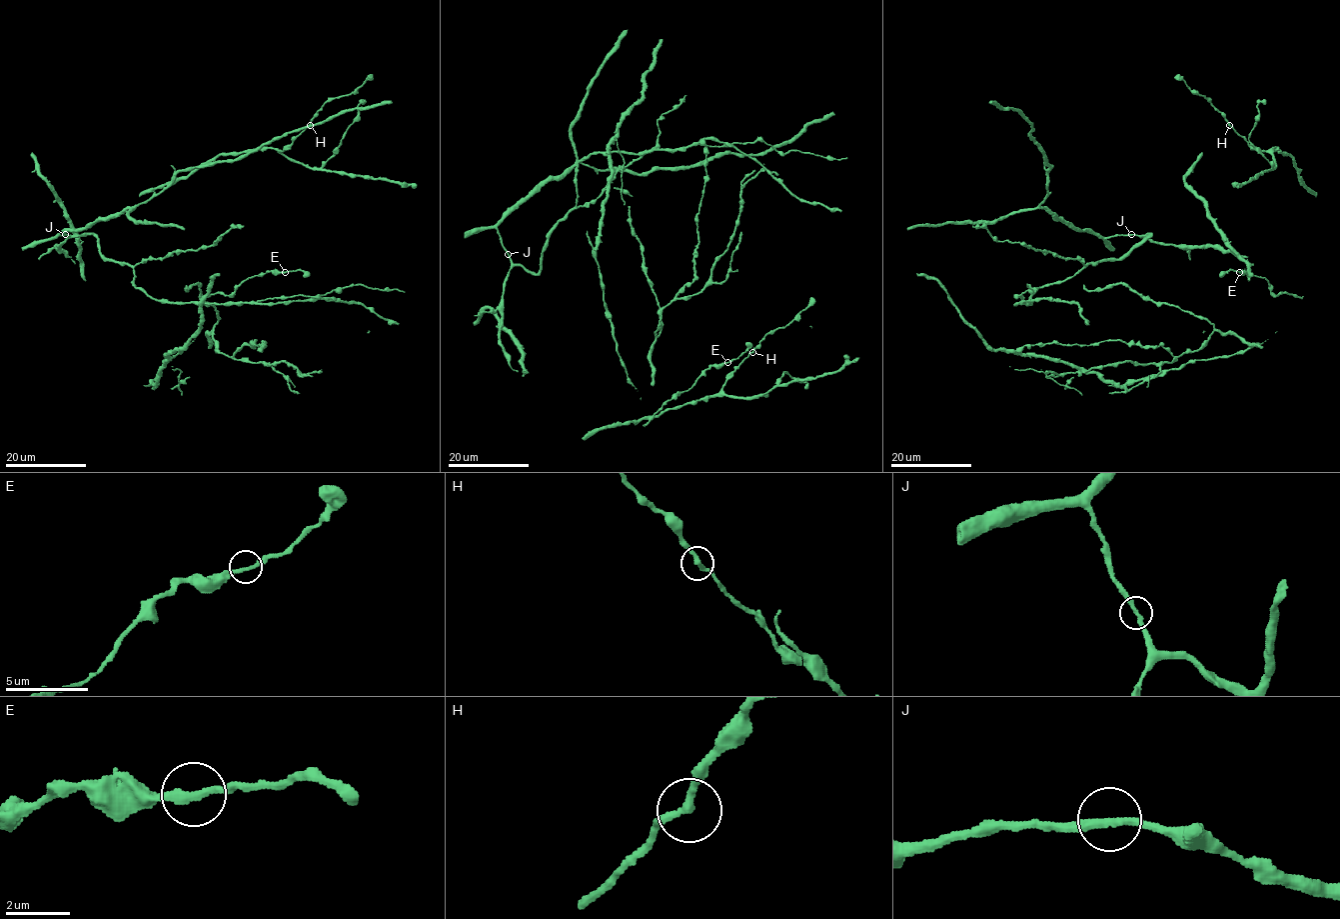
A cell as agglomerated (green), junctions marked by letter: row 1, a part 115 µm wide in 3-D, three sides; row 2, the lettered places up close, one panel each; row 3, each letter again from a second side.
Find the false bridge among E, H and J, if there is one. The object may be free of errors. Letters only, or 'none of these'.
none of these

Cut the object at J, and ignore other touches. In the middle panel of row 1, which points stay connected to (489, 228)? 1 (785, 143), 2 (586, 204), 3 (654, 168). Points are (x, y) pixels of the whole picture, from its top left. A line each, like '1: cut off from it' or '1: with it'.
1: with it
2: cut off from it
3: with it

